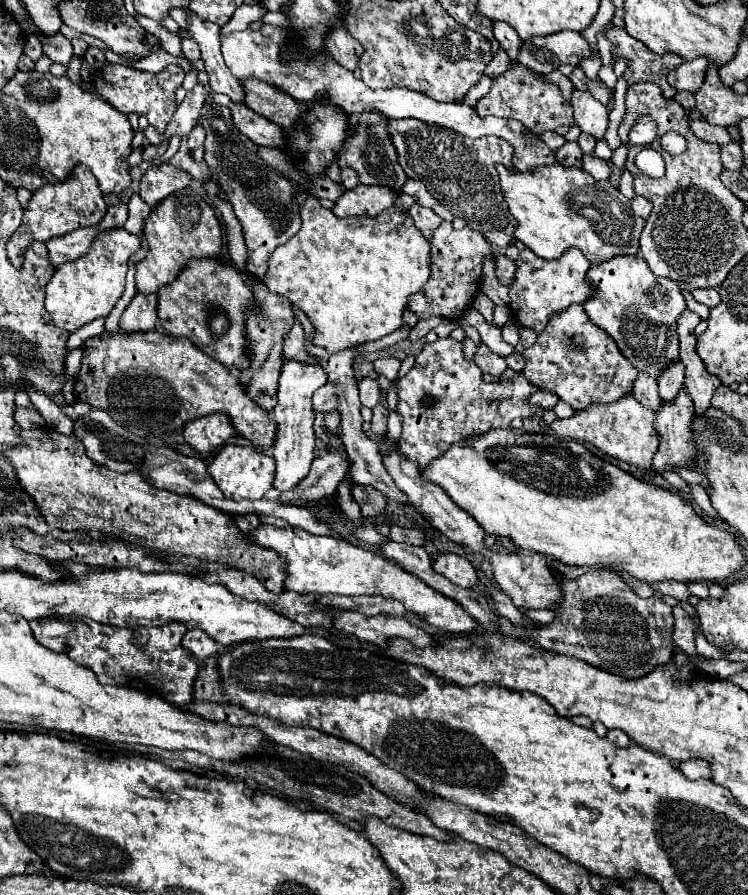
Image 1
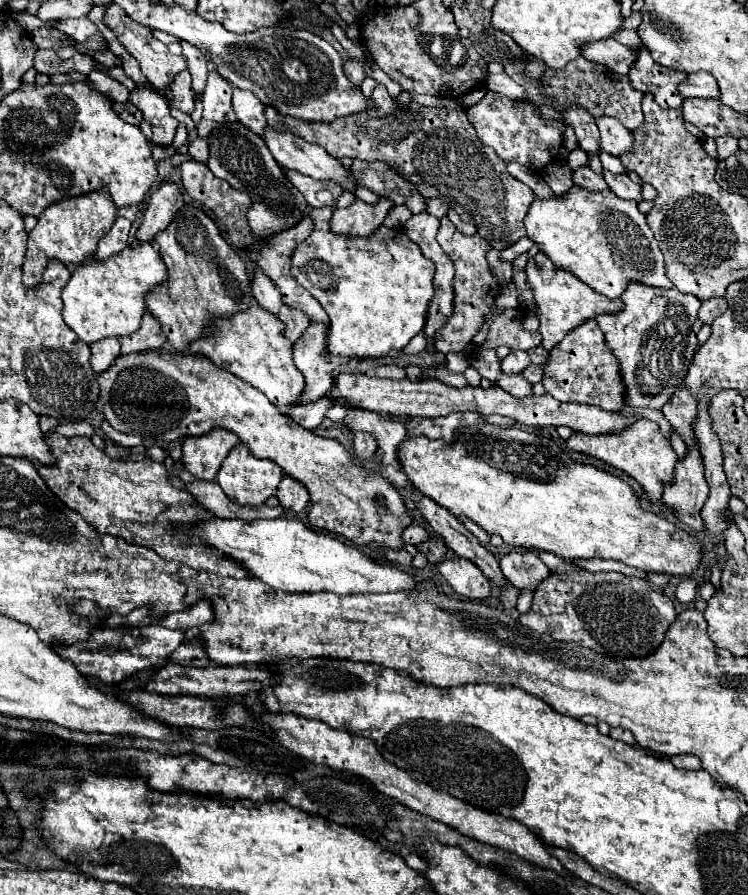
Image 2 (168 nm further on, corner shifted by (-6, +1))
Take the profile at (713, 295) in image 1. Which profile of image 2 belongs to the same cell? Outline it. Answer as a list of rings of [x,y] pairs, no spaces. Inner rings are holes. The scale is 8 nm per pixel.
[[[714,298],[708,302],[702,302],[700,312],[698,312],[698,320],[702,324],[712,324],[718,316],[722,316],[726,312],[726,300],[724,298]]]

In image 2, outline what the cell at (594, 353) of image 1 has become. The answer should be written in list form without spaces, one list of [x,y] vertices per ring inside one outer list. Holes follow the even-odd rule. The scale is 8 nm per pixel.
[[[596,320],[574,328],[556,348],[550,352],[548,364],[544,366],[546,392],[560,402],[578,402],[600,406],[602,410],[622,410],[624,408],[624,384],[618,372],[618,362],[610,354],[604,342],[604,334],[598,328]]]

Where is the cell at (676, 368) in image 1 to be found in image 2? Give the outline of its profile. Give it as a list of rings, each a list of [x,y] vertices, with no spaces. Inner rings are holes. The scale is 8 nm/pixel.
[[[682,386],[678,390],[678,394],[668,404],[664,404],[662,414],[670,422],[670,426],[682,436],[686,448],[692,448],[692,446],[700,448],[698,438],[694,434],[694,424],[696,424],[696,418],[698,418],[698,404],[690,396],[686,386]]]

